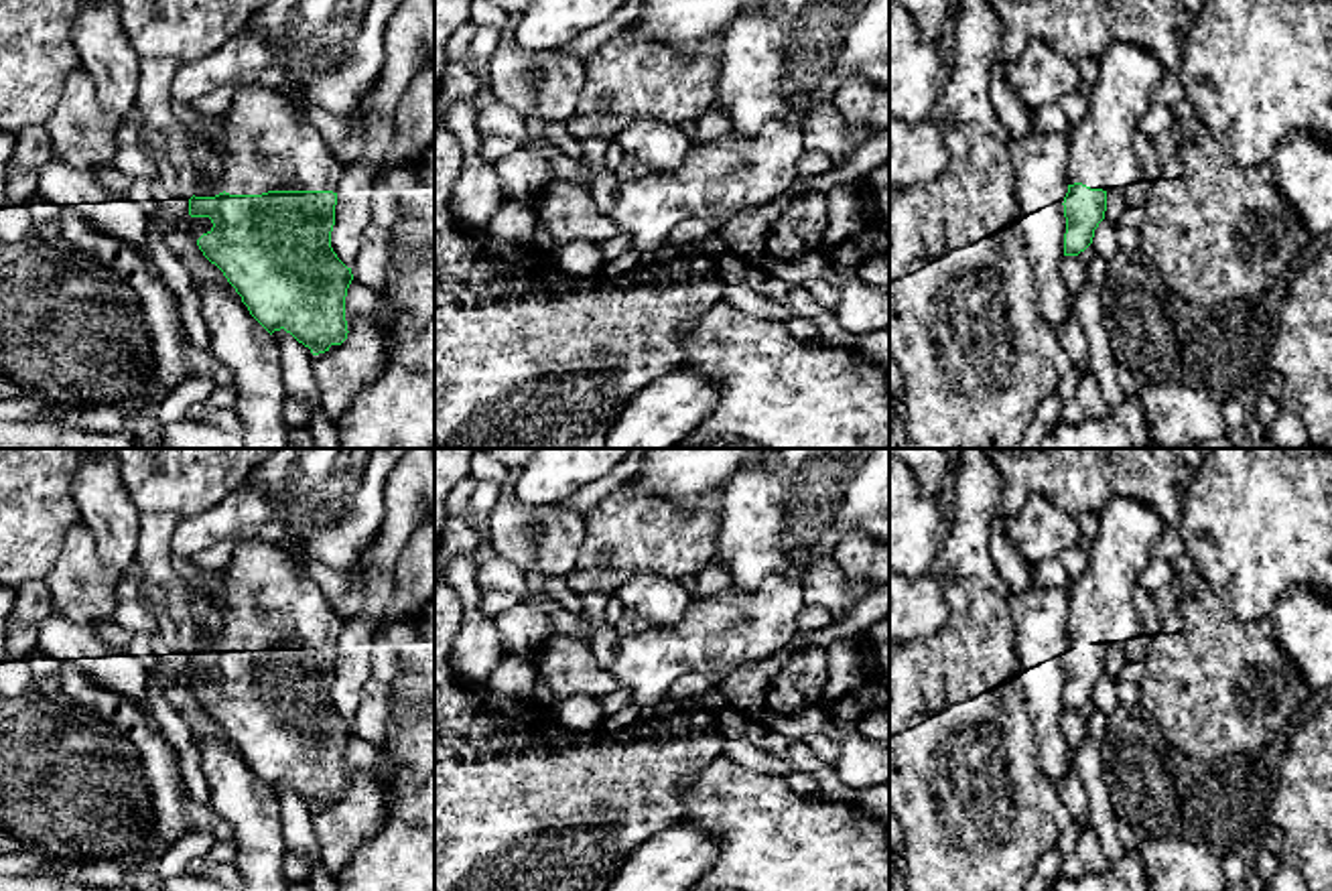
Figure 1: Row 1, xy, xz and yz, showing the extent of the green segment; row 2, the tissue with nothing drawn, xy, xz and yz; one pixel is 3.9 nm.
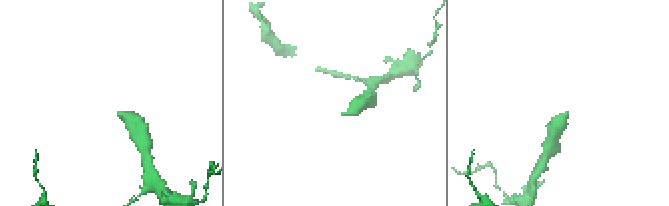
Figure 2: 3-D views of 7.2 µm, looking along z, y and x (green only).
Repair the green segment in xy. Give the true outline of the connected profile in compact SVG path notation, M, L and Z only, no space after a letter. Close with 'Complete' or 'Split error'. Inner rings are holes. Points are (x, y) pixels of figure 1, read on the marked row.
M242 87L221 124L225 136L211 144L223 162L223 191L189 199L189 215L209 217L213 223L197 246L270 335L284 329L313 355L325 353L349 333L345 296L353 274L331 248L337 187L345 166L319 130L276 89Z. Split error

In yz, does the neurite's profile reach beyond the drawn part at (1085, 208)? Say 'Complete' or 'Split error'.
Split error

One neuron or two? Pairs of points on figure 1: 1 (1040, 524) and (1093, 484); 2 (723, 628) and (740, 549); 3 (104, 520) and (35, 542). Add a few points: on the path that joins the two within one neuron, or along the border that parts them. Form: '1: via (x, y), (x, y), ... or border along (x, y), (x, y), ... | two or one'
1: border along (1012, 514), (1044, 498), (1075, 518) | two
2: border along (776, 573), (752, 591), (731, 589) | two
3: border along (76, 473), (74, 502), (82, 520) | two

